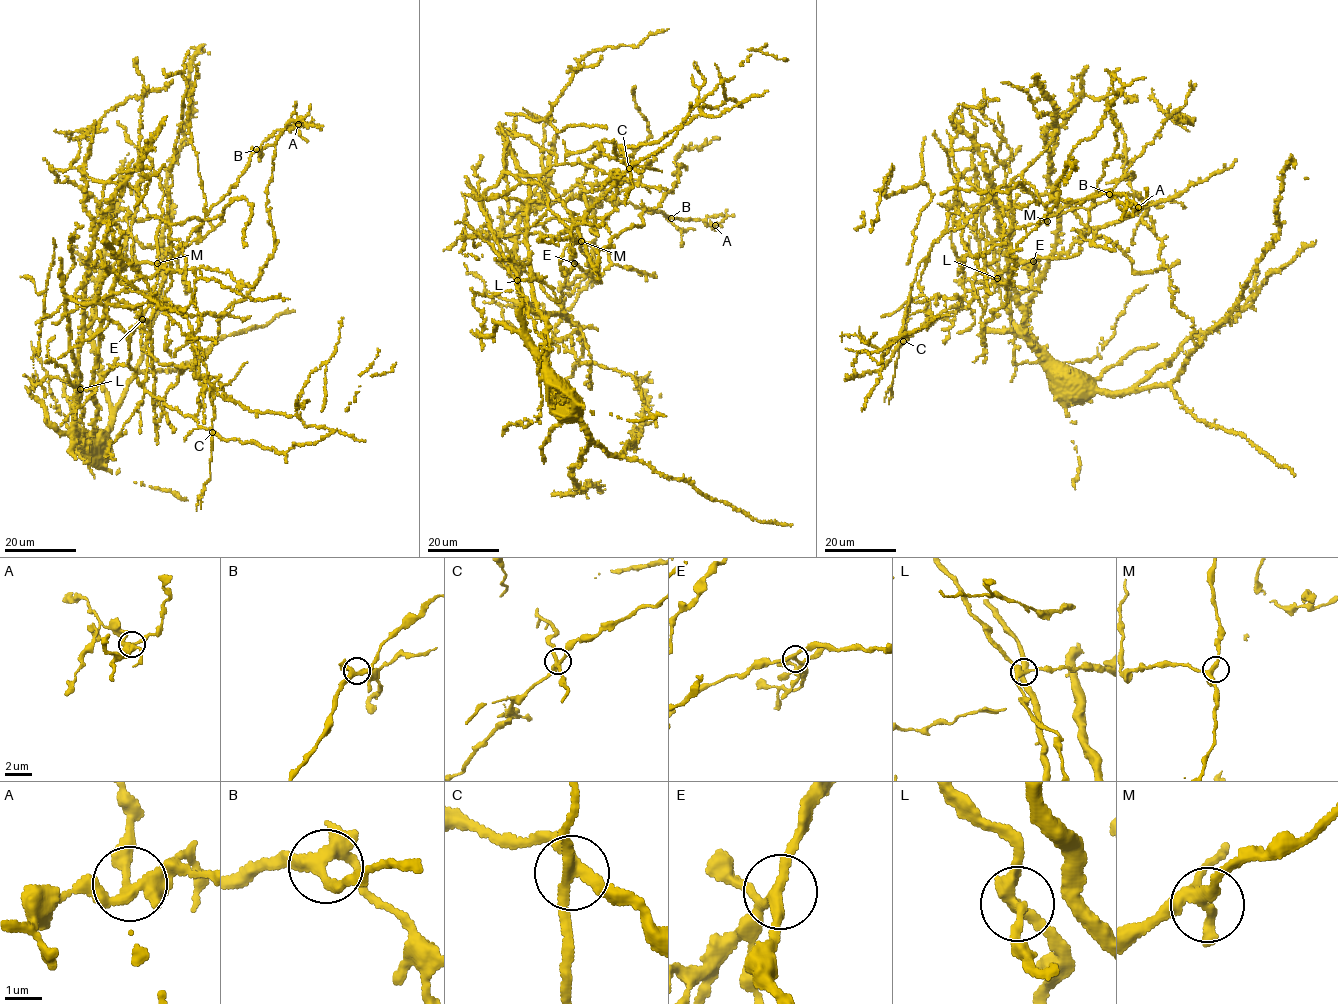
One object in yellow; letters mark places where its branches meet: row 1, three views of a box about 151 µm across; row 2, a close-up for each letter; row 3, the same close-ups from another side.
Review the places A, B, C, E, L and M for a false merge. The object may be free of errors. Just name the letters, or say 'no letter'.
C

